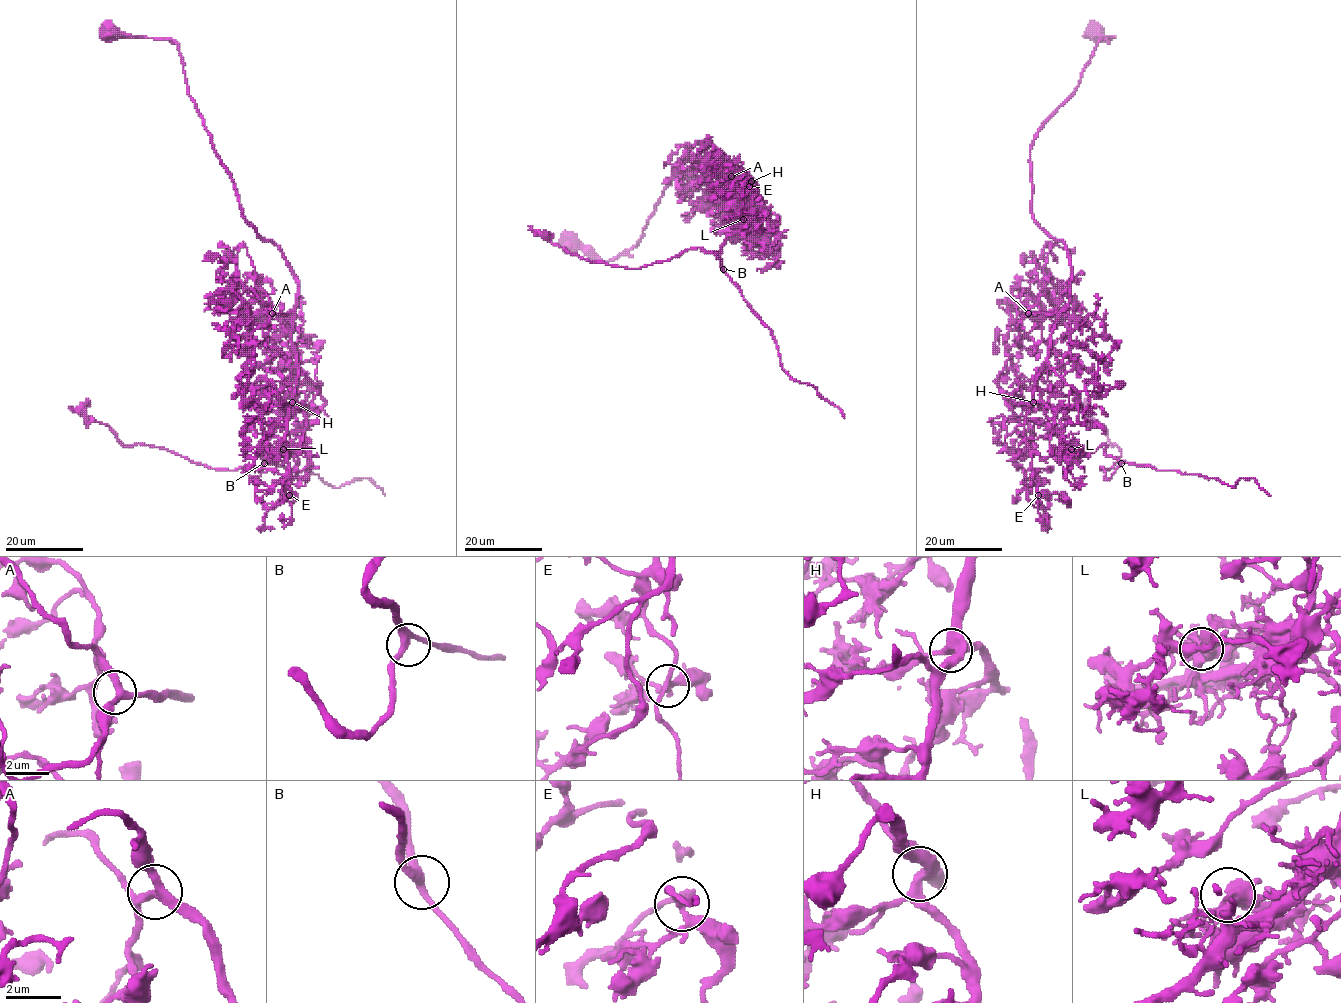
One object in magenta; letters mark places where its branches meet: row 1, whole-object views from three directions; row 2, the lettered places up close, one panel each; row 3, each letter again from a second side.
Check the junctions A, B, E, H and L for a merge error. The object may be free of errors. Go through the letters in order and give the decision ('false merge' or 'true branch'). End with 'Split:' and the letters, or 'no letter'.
A: true branch
B: true branch
E: true branch
H: true branch
L: false merge
Split: L

